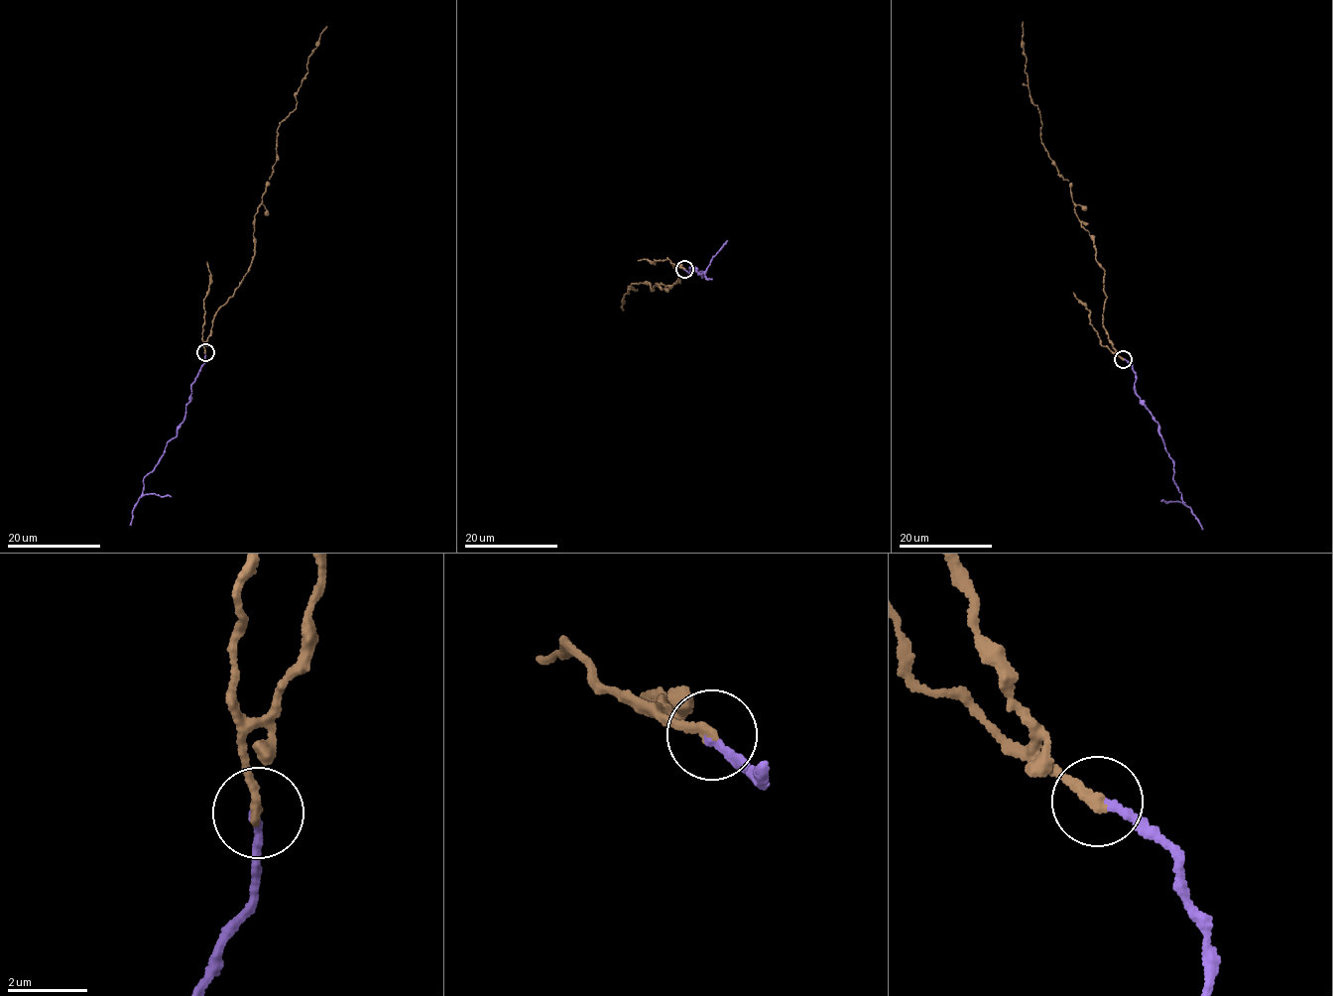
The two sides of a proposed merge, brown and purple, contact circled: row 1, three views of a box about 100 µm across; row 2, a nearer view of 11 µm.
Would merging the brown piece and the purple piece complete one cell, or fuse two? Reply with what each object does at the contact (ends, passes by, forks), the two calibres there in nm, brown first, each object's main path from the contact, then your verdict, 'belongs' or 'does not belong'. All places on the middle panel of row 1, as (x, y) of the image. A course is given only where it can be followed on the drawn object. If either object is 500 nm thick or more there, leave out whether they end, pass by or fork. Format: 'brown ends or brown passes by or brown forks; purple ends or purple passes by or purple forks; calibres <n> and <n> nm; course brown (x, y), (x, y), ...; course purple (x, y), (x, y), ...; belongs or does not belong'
brown ends; purple ends; calibres 280 and 170 nm; course brown (684, 269), (671, 265), (679, 283), (670, 288), (632, 283), (636, 290), (625, 293), (623, 311); course purple (684, 269), (690, 274), (692, 267), (703, 272), (702, 276), (703, 273), (698, 273), (706, 269), (727, 240); belongs

